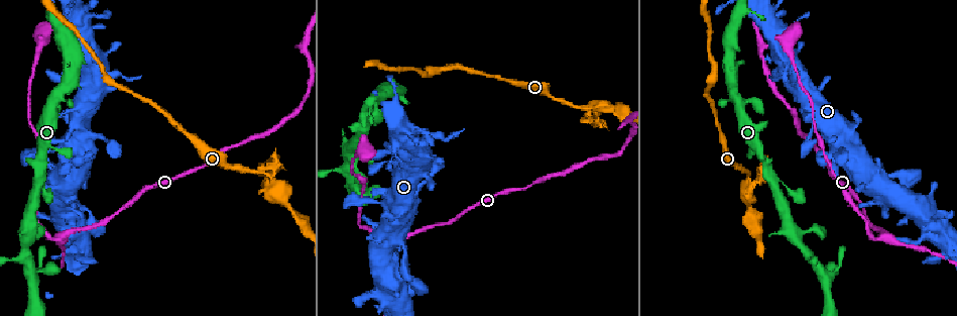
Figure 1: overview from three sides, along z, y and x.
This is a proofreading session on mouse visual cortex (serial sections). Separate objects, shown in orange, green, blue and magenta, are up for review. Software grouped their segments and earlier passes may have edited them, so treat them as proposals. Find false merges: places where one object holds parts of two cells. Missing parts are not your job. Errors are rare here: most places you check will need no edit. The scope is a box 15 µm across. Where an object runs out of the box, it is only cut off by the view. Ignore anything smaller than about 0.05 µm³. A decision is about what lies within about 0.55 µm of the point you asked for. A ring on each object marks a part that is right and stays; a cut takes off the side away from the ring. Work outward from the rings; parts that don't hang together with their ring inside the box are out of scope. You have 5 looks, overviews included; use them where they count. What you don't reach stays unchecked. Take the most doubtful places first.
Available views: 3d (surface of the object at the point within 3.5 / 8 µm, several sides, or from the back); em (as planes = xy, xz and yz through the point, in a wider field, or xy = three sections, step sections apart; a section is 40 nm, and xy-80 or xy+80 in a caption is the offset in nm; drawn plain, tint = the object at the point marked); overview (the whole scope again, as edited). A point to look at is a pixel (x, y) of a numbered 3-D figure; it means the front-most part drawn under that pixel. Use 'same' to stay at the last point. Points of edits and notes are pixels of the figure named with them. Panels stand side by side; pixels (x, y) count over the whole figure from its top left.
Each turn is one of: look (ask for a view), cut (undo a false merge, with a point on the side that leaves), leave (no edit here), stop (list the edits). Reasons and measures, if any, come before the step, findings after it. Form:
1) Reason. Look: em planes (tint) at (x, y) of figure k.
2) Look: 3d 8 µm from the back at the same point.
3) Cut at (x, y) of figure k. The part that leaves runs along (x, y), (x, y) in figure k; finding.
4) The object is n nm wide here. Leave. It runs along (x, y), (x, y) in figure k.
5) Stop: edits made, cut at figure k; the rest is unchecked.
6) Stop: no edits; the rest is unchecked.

Sharp bend. Look: 3d 3.5 µm at (269, 176) of figure 1.

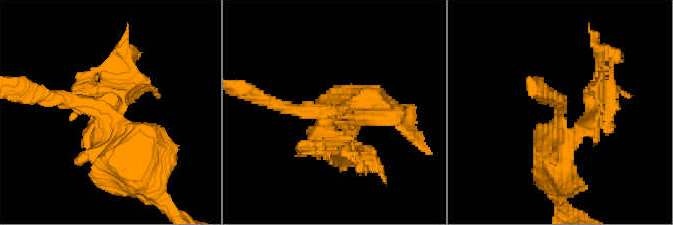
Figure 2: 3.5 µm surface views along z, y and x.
Look: em xy step 1 (plain) at (108, 114) of figure 2.

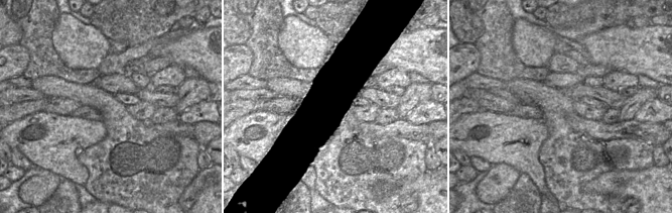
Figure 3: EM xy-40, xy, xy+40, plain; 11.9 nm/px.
Look: em xy step 1 (tint) at the same point.

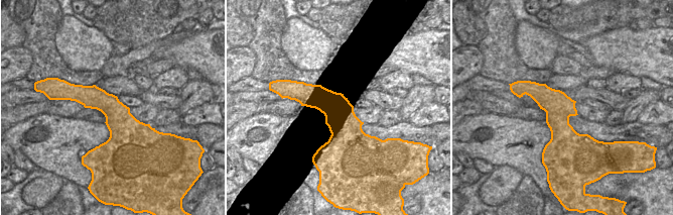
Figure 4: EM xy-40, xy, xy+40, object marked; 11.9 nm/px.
Leave. It runs along (47, 93), (104, 109), (137, 174) in figure 2; all the same cell.

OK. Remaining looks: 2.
Sharp bend. Look: 3d 3.5 µm at (88, 15) of figure 1.

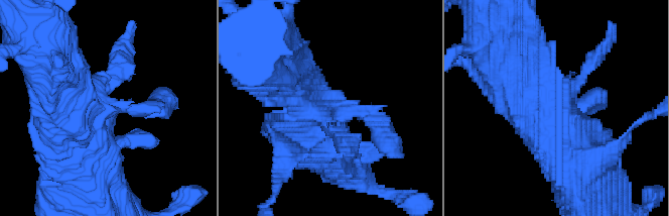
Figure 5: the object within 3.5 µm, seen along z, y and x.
Look: em xy step 1 (tint) at (331, 112) of figure 5.

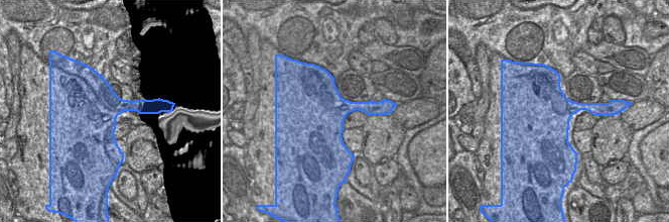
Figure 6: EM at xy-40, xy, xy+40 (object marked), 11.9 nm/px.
The object is 750 nm wide here. Leave. It runs along (586, 176), (563, 132), (511, 68) in figure 5; all the same cell.

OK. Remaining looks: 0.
Stop: no edits; the rest is unchecked.

